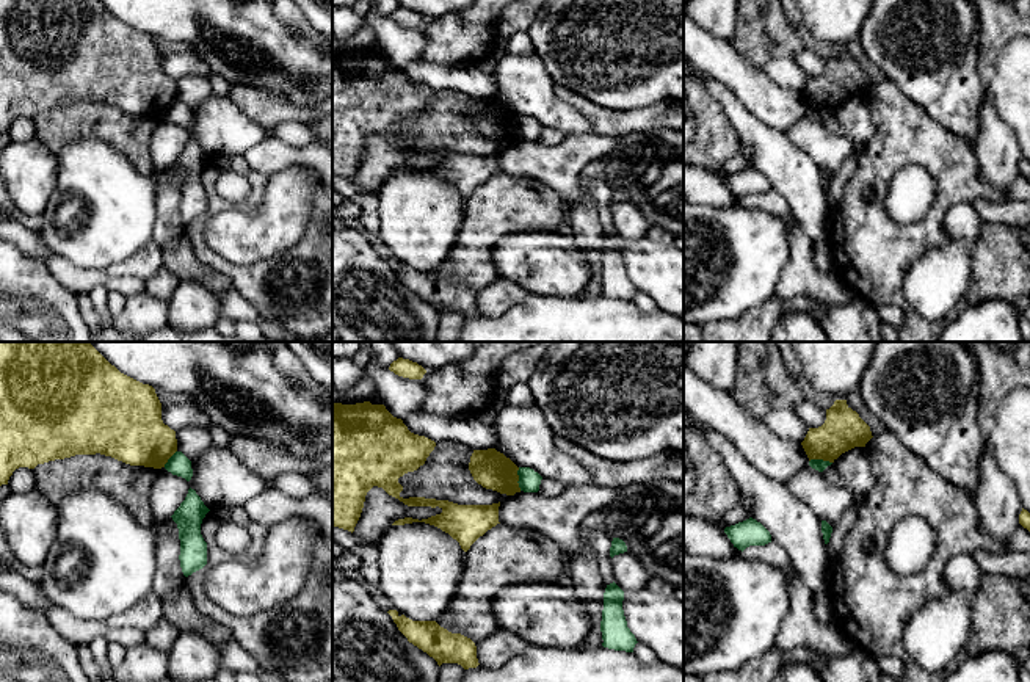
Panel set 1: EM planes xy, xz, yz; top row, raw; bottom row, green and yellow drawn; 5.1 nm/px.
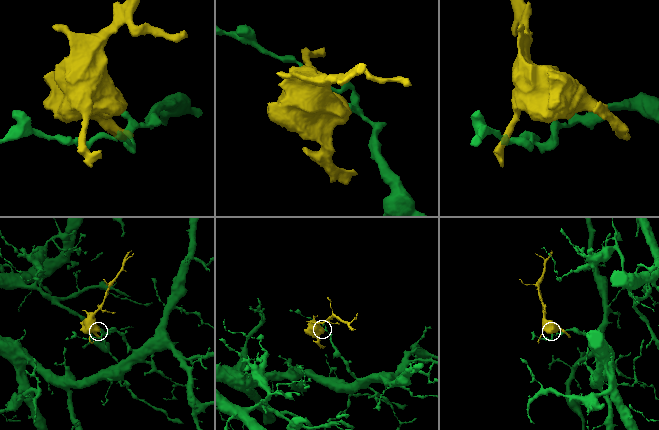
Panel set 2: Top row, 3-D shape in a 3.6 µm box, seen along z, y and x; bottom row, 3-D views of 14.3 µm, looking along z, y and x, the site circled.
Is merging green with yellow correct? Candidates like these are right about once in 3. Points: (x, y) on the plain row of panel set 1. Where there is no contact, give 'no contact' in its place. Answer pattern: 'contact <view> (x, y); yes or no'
contact xz (519, 127); no

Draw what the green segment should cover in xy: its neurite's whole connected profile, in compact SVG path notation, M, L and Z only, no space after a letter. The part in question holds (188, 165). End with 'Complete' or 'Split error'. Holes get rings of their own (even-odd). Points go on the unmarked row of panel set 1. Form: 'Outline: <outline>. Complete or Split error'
Outline: M190 136L185 149L171 165L179 177L179 209L185 226L207 213L207 191L201 183L201 172L209 160L196 140Z. Complete

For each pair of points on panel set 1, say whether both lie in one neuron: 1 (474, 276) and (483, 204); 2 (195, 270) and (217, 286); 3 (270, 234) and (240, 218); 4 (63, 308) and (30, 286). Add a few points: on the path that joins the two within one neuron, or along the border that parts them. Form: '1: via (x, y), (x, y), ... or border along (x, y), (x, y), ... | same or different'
1: via (474, 259), (474, 246), (483, 221) | same
2: via (199, 272), (212, 281) | same
3: via (262, 232), (254, 232), (248, 226) | same
4: via (55, 306), (38, 293) | same

